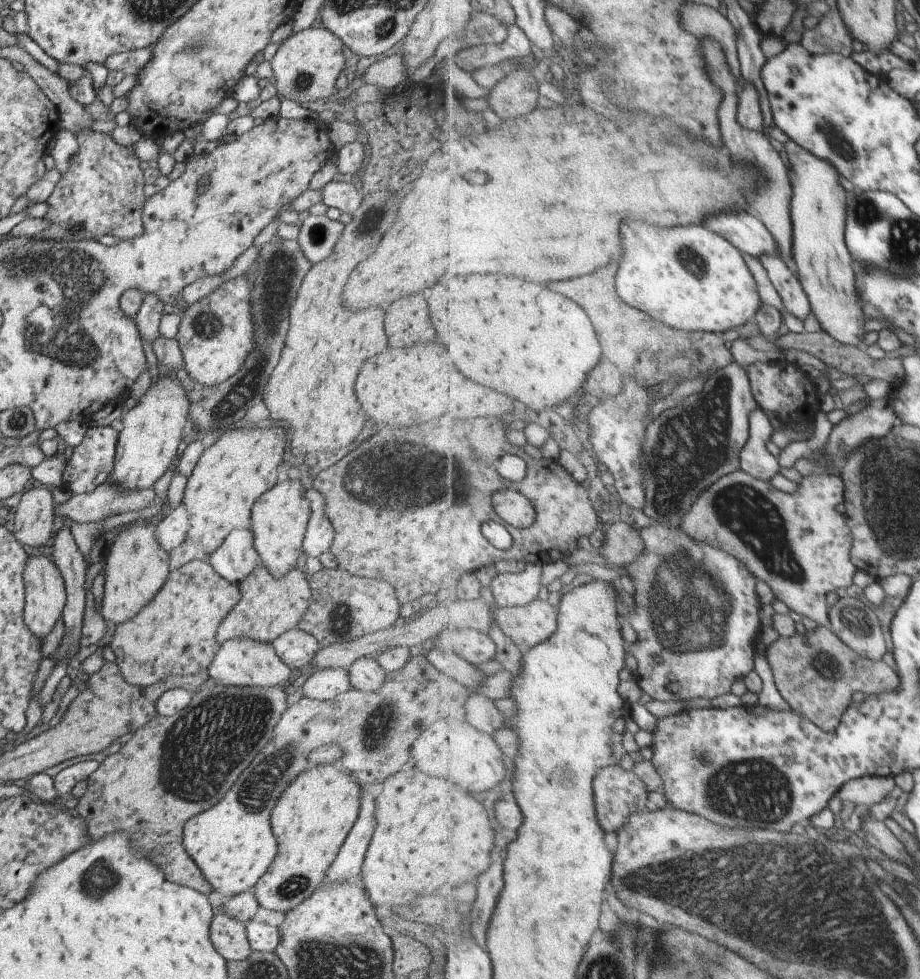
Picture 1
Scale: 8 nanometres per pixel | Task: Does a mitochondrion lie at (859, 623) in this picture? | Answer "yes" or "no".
yes

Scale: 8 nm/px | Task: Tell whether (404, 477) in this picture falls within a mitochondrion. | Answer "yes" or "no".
yes

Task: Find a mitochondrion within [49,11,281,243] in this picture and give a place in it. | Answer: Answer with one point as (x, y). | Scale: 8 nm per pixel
(71, 229)

